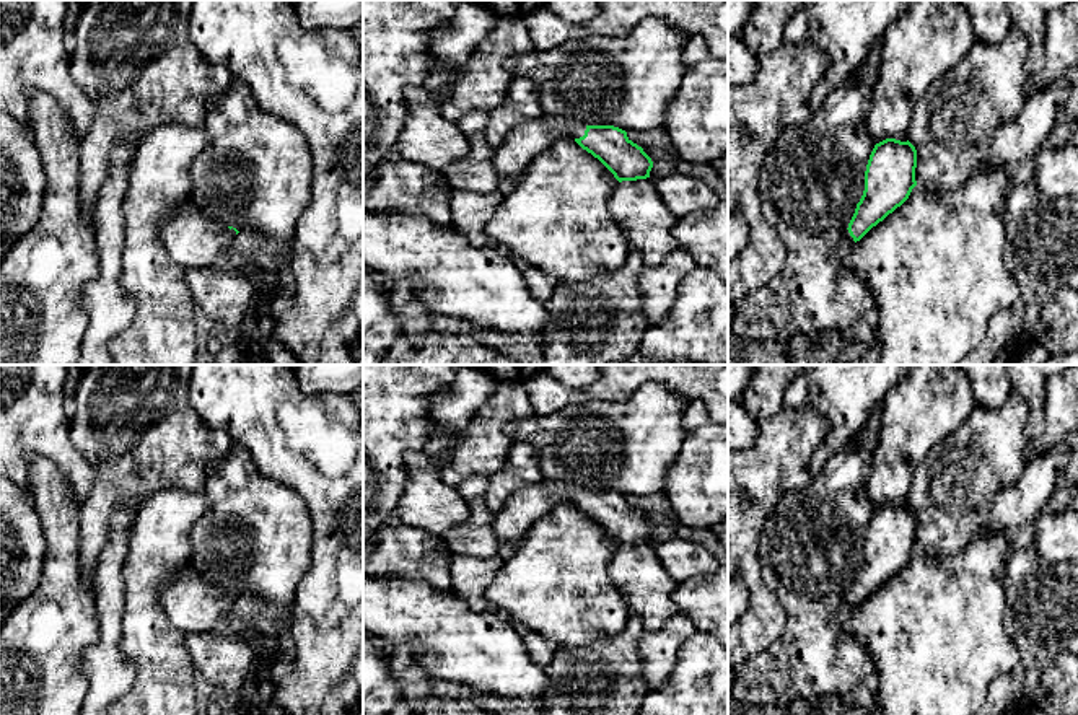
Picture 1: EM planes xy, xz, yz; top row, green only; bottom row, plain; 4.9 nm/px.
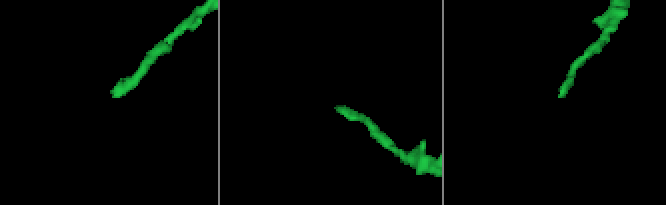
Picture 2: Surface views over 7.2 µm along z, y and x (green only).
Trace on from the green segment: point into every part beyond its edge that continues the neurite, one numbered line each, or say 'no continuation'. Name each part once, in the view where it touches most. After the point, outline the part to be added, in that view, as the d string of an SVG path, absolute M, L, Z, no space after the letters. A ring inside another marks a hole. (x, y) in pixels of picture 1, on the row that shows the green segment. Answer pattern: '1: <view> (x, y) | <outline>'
1: xz (528, 140) | M542 116L536 121L518 125L505 140L495 148L493 163L500 178L510 186L513 178L519 178L528 166L550 148L559 138L580 138L585 135L586 124L560 117Z

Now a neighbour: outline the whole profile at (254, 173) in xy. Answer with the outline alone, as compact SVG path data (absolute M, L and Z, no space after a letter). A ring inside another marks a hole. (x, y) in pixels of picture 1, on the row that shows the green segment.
M239 80L208 99L204 127L208 143L191 163L189 205L238 231L254 230L278 243L291 241L296 220L308 207L313 179L313 158L305 135L295 125L262 111L248 85Z

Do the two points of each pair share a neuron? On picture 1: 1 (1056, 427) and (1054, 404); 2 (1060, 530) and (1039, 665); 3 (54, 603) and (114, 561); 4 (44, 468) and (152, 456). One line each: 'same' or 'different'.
1: same
2: different
3: different
4: different

